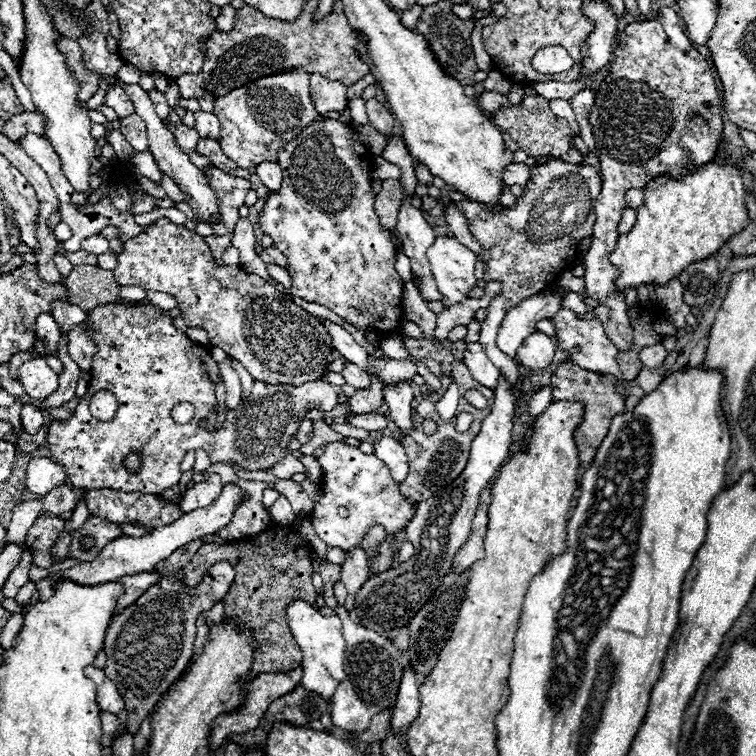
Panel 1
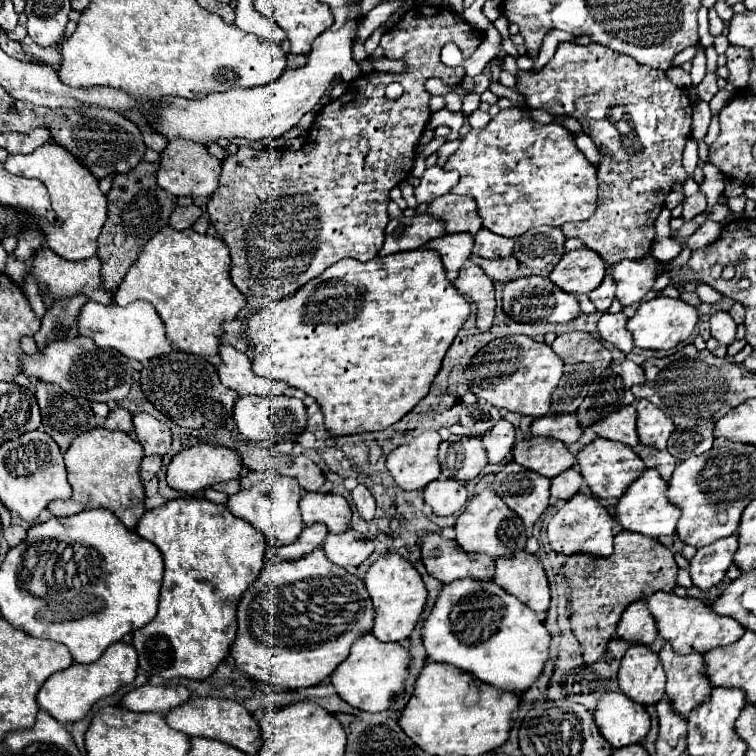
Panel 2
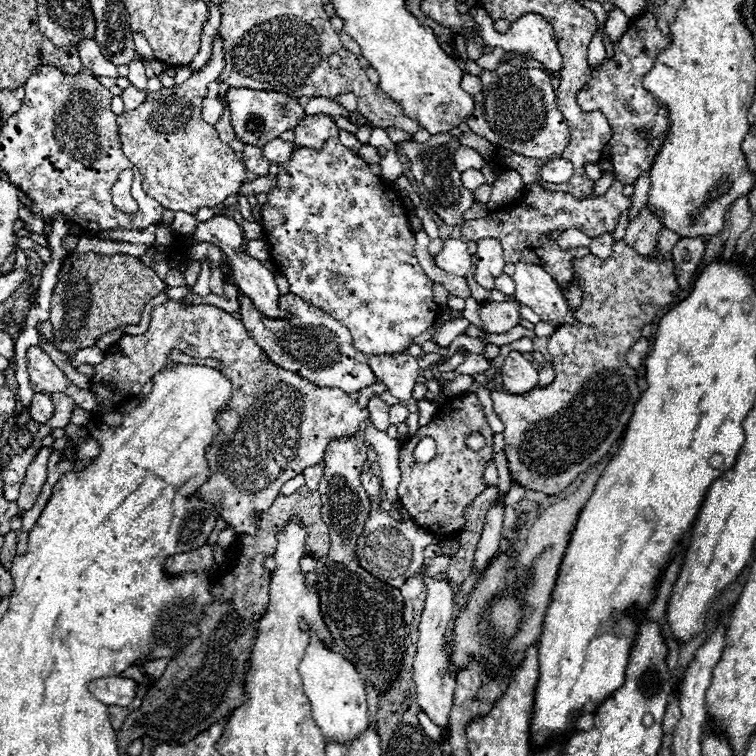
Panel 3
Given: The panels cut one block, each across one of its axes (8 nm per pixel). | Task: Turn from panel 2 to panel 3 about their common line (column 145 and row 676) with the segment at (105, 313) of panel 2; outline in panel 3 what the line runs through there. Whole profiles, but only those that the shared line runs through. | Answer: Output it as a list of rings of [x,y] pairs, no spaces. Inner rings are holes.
[[[316,632],[310,634],[310,644],[304,652],[304,658],[300,662],[300,678],[306,690],[306,696],[312,704],[312,716],[322,728],[326,740],[346,742],[356,736],[360,736],[368,728],[368,704],[366,704],[366,690],[364,682],[354,668],[352,662],[348,662],[342,654],[328,648]]]

